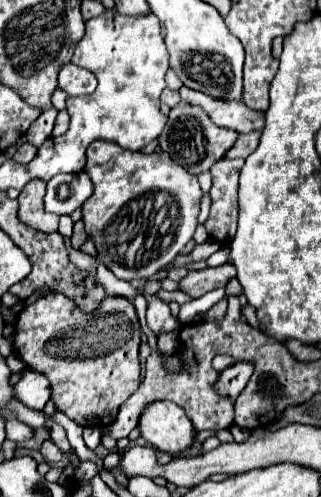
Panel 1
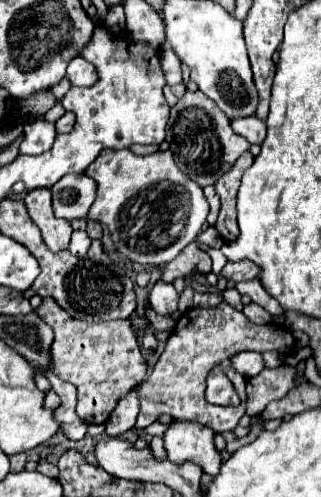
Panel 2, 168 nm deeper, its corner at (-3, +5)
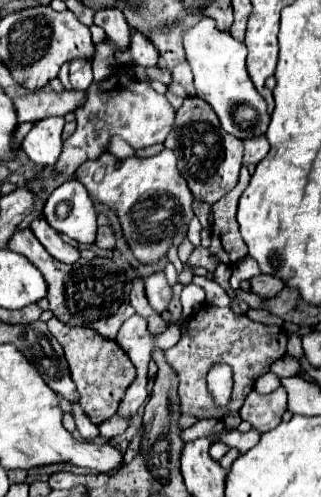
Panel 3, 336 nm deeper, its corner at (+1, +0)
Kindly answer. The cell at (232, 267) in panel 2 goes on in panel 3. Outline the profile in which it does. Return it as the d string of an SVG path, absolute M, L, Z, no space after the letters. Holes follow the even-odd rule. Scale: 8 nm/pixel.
M272 275L252 277L250 283L252 283L252 293L256 293L256 295L262 297L262 299L270 299L270 297L278 295L278 293L286 287L286 283L284 283L282 279L272 277Z

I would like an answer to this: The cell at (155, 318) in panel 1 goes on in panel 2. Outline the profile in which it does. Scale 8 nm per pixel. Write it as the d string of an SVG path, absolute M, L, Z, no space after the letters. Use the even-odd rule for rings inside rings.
M158 280L150 290L148 298L150 298L152 310L160 316L172 316L174 312L178 312L178 292L174 290L172 284Z

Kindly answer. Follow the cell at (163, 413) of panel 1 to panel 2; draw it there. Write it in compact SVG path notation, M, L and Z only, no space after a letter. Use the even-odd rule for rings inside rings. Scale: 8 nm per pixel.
M172 420L164 432L164 448L172 462L190 460L210 476L216 476L220 470L222 458L214 448L214 432L198 422Z

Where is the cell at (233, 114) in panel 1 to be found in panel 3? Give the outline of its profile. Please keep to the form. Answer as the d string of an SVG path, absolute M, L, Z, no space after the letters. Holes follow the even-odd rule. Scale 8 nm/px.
M254 137L244 139L244 165L258 165L270 151L270 143L266 137Z

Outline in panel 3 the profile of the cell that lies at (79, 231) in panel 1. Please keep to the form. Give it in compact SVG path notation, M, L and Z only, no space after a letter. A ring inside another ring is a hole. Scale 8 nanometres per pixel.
M98 227L96 247L100 247L100 249L114 249L116 247L116 237L110 227Z

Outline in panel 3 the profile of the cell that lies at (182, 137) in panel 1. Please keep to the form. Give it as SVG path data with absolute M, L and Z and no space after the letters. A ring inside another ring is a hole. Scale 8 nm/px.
M198 97L184 99L184 105L176 111L174 131L168 135L164 147L176 151L178 169L182 177L188 181L194 199L214 205L222 195L226 195L236 187L238 173L242 167L244 145L238 137L222 131L218 117L214 115L212 107L206 101Z

